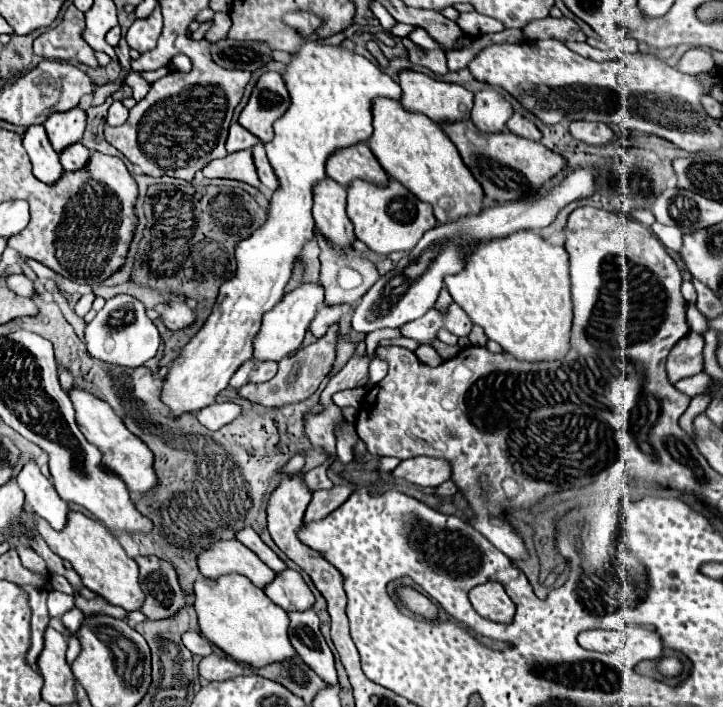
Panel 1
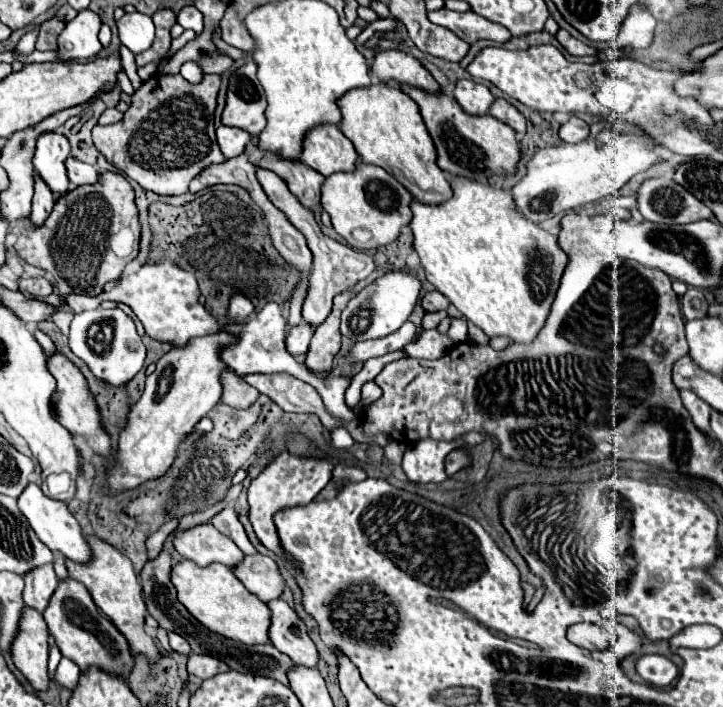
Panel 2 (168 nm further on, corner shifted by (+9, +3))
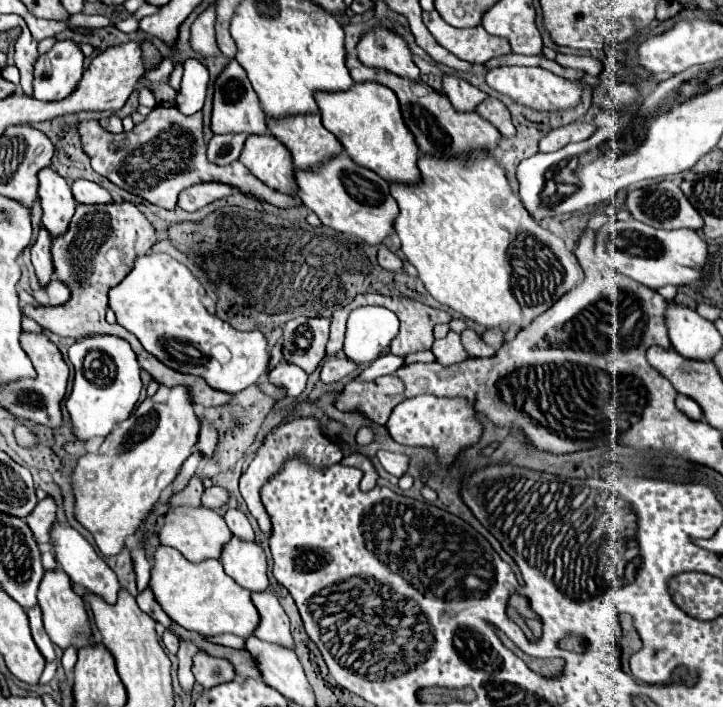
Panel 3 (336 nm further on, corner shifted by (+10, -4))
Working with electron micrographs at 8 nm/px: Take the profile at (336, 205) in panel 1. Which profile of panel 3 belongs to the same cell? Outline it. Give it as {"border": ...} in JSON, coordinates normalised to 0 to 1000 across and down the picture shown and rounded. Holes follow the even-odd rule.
{"border":[[[346,191],[337,202],[332,231],[373,267],[412,279],[415,264],[409,259],[404,219],[382,194]]]}

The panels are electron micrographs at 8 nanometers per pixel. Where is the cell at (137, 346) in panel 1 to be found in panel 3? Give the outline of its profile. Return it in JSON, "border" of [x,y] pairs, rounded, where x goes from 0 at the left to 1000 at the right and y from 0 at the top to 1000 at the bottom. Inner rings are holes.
{"border":[[[122,474],[94,494],[97,513],[102,516],[102,547],[91,567],[100,590],[102,615],[113,624],[124,618],[147,618],[166,595],[177,593],[194,553],[194,513],[180,485],[158,474]]]}

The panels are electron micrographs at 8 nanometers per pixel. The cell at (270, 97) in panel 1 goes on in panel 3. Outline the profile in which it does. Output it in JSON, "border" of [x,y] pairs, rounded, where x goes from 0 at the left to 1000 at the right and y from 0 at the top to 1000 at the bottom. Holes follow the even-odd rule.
{"border":[[[324,83],[304,103],[296,117],[296,157],[293,157],[293,185],[296,188],[340,188],[340,191],[368,191],[368,160],[360,151],[354,129],[343,115],[343,106],[332,89]]]}

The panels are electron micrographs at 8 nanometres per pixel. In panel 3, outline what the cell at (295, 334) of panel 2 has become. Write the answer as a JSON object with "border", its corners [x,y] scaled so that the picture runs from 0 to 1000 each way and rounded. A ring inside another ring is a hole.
{"border":[[[390,508],[371,530],[371,536],[382,545],[393,545],[398,550],[398,562],[412,562],[418,559],[420,547],[423,547],[423,528],[418,519]]]}

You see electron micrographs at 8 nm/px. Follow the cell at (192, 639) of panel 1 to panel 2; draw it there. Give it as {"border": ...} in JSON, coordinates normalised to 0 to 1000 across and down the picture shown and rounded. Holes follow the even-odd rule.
{"border":[[[234,897],[234,911],[237,911],[237,917],[239,917],[242,922],[248,922],[248,925],[264,925],[261,908],[259,908],[253,900],[248,900],[248,897]]]}

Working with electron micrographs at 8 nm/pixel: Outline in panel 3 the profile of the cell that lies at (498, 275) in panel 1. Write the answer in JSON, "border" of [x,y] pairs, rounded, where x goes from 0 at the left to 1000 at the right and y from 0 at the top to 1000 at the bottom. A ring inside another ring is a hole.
{"border":[[[656,216],[647,228],[581,222],[578,236],[584,245],[578,262],[539,262],[542,279],[548,279],[553,293],[545,324],[553,335],[559,364],[578,380],[581,397],[603,426],[672,465],[700,465],[708,460],[728,465],[772,420],[808,395],[794,358],[775,335],[750,324],[730,304],[719,279],[708,273],[697,239],[678,216]]]}

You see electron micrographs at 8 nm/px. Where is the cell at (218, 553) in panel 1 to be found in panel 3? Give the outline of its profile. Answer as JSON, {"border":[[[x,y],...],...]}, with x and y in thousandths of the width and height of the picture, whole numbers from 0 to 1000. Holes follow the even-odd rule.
{"border":[[[243,717],[230,728],[227,743],[221,748],[221,768],[246,777],[260,793],[277,796],[285,791],[304,791],[310,771],[321,762],[313,737],[299,726],[279,717]]]}

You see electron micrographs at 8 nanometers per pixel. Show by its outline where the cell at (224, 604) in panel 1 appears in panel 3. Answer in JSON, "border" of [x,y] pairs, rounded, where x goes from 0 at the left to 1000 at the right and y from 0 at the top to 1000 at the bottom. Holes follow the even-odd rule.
{"border":[[[224,771],[213,785],[207,827],[216,850],[232,867],[232,873],[254,890],[279,895],[285,901],[321,895],[340,904],[351,898],[354,887],[360,884],[360,867],[349,856],[346,839],[335,833],[326,822],[321,822],[321,816],[310,810],[307,796],[299,791],[288,791],[271,799],[263,796],[243,777]]]}

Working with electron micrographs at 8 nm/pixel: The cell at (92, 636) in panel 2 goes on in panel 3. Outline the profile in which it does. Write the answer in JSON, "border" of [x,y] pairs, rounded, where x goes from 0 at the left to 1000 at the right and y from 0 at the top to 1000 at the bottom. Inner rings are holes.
{"border":[[[83,802],[77,808],[64,808],[64,813],[55,825],[55,833],[53,833],[53,856],[58,861],[61,890],[64,890],[66,901],[83,918],[94,918],[94,915],[113,918],[113,915],[122,915],[127,909],[136,909],[127,898],[119,856],[116,856],[113,844],[100,833],[97,816]]]}

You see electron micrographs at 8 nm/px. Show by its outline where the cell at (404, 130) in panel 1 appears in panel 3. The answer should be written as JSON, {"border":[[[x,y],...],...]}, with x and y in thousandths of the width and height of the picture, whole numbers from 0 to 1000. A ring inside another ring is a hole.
{"border":[[[515,115],[492,117],[479,132],[443,132],[437,146],[443,149],[448,180],[465,191],[476,205],[476,216],[490,231],[523,245],[539,259],[575,262],[581,256],[578,202],[559,174],[550,137],[537,123]]]}

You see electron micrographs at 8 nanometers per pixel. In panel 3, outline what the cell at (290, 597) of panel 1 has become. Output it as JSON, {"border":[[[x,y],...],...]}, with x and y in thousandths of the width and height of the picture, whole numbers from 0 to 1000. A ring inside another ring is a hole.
{"border":[[[321,760],[315,771],[310,771],[310,782],[304,788],[310,808],[337,833],[346,839],[368,836],[371,833],[371,796],[368,785],[360,771],[354,768],[335,768]]]}

